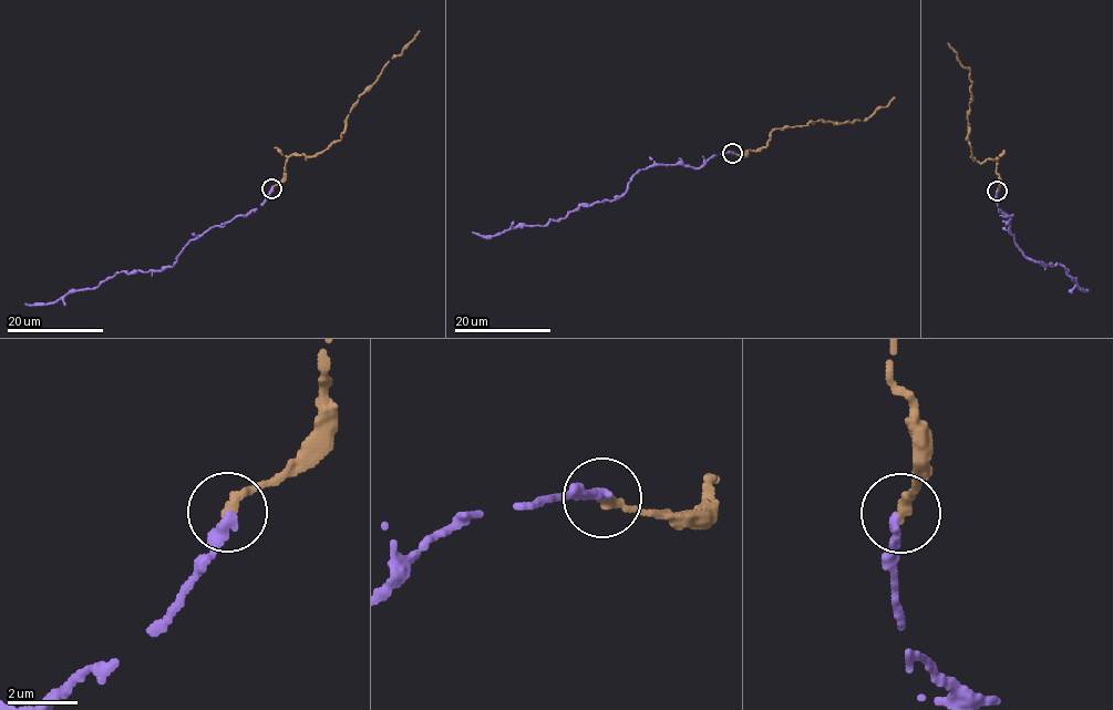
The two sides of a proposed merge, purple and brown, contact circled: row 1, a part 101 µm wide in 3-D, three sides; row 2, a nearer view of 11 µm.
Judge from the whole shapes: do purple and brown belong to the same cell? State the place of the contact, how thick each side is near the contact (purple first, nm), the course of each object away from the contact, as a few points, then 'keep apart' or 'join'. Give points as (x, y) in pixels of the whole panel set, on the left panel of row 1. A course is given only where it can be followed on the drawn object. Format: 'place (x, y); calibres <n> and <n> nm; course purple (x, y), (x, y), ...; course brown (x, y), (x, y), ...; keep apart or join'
place (271, 188); calibres 320 and 320 nm; course purple (271, 188), (245, 216), (188, 242), (171, 267), (121, 271), (54, 302), (26, 304); course brown (271, 188), (281, 179), (291, 155), (303, 154), (306, 160), (340, 141), (352, 105), (420, 31); join

